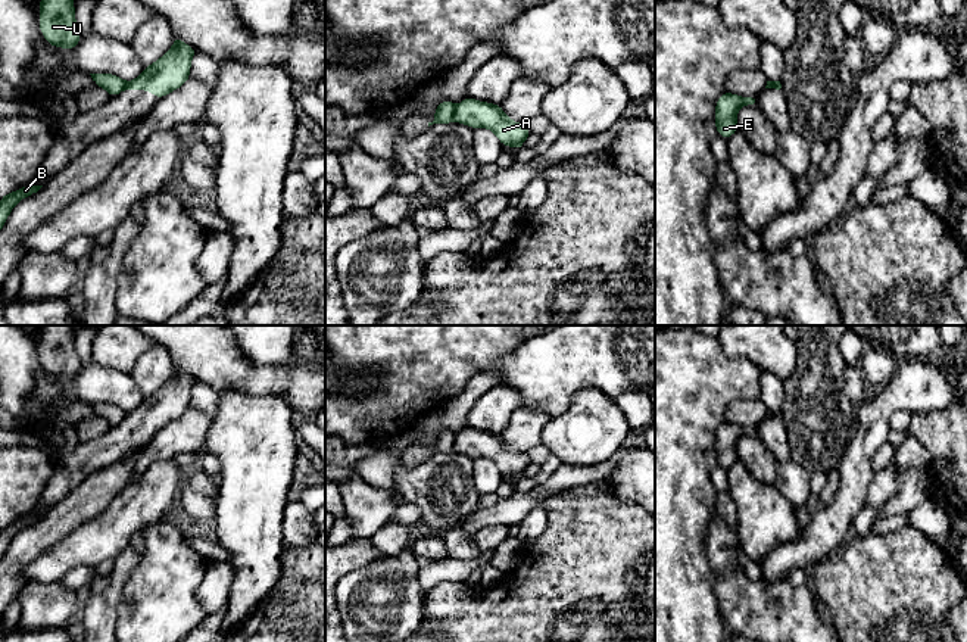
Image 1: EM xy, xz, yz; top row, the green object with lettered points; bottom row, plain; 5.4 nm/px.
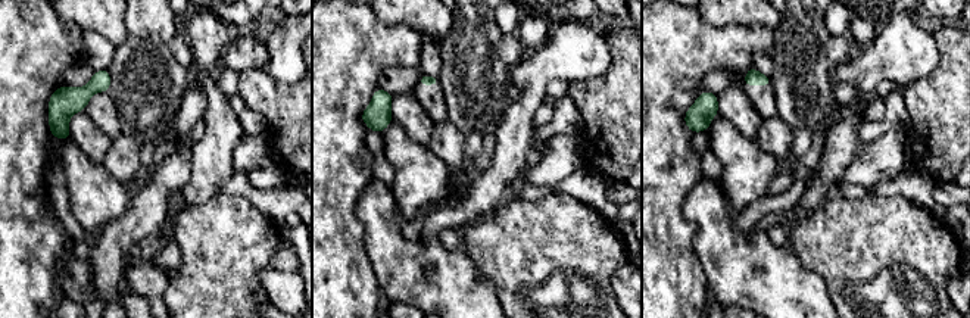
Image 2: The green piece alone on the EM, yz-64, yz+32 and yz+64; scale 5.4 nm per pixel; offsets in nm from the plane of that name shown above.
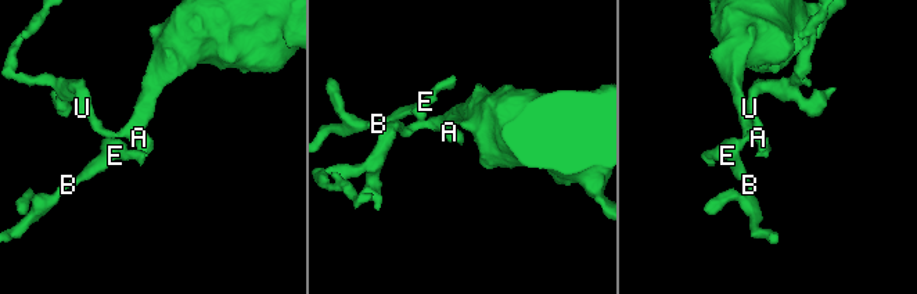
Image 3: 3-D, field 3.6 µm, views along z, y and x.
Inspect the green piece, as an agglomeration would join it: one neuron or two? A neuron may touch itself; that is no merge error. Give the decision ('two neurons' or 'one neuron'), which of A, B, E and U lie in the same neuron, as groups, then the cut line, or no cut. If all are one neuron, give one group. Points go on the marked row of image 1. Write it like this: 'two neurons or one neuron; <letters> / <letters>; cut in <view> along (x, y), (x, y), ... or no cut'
two neurons; A / B E U; cut in xy along (127, 83), (124, 87)

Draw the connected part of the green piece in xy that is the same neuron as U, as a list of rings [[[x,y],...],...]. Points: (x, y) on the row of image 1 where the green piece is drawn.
[[[41,0],[38,9],[40,31],[46,41],[54,47],[74,50],[81,38],[74,0]]]

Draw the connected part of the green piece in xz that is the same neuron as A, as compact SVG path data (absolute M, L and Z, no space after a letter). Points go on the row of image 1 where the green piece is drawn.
M465 97L456 109L455 121L470 128L492 130L502 146L523 149L523 141L530 138L525 124L514 122L500 107L500 105L486 103Z

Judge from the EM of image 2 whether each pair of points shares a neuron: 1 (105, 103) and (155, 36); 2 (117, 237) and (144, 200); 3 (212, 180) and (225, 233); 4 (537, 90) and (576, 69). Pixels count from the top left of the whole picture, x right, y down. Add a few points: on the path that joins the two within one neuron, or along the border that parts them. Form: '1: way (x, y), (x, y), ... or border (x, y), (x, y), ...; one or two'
1: border (108, 93), (115, 106), (119, 130); two
2: way (125, 228), (144, 209); one
3: border (221, 192), (203, 202), (189, 205); two
4: way (542, 80), (552, 69), (565, 69); one

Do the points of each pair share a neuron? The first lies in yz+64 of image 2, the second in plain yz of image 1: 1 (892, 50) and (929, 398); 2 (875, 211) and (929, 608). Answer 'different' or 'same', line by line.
1: same
2: same

